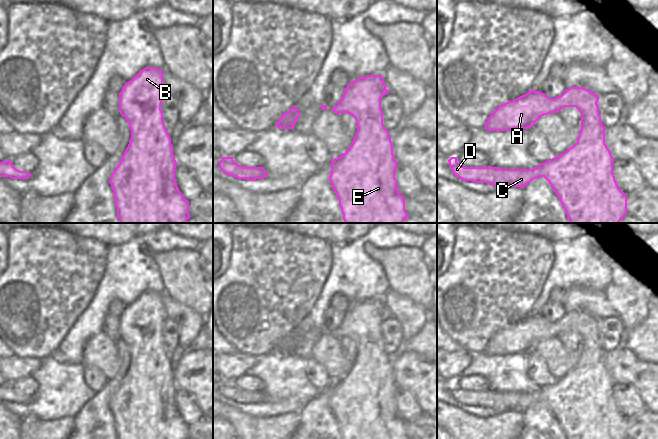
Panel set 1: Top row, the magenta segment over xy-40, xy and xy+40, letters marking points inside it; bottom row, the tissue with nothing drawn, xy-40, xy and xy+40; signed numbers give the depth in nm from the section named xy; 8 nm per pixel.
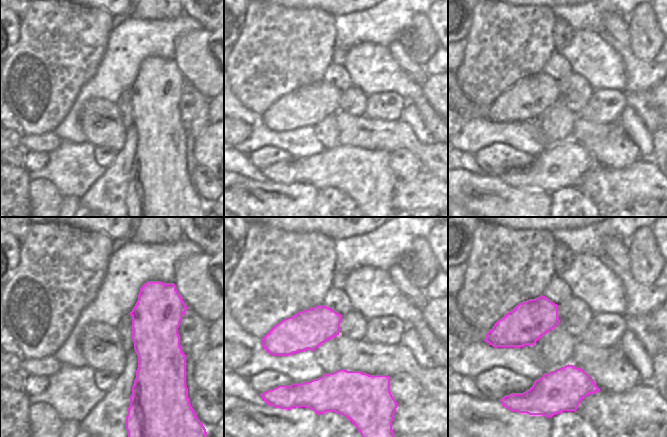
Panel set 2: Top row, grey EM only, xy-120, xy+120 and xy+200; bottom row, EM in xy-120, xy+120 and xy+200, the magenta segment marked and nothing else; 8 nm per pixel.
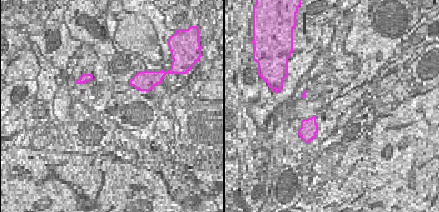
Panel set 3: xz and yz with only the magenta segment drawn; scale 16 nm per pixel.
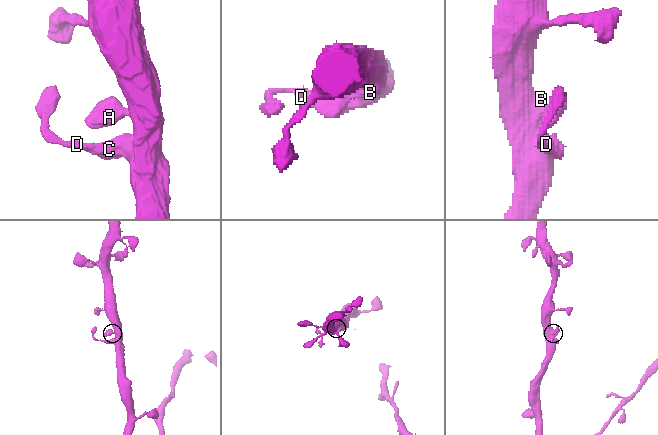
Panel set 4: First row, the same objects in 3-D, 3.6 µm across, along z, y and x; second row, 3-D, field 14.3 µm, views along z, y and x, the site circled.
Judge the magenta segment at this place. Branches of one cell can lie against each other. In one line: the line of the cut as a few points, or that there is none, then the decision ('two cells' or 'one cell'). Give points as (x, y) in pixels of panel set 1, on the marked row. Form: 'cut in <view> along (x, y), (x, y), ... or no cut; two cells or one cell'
no cut; one cell

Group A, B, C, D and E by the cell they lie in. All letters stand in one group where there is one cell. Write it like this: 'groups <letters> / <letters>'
groups A B C D E

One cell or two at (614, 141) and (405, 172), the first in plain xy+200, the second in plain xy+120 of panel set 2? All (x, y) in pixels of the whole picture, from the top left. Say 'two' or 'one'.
one

